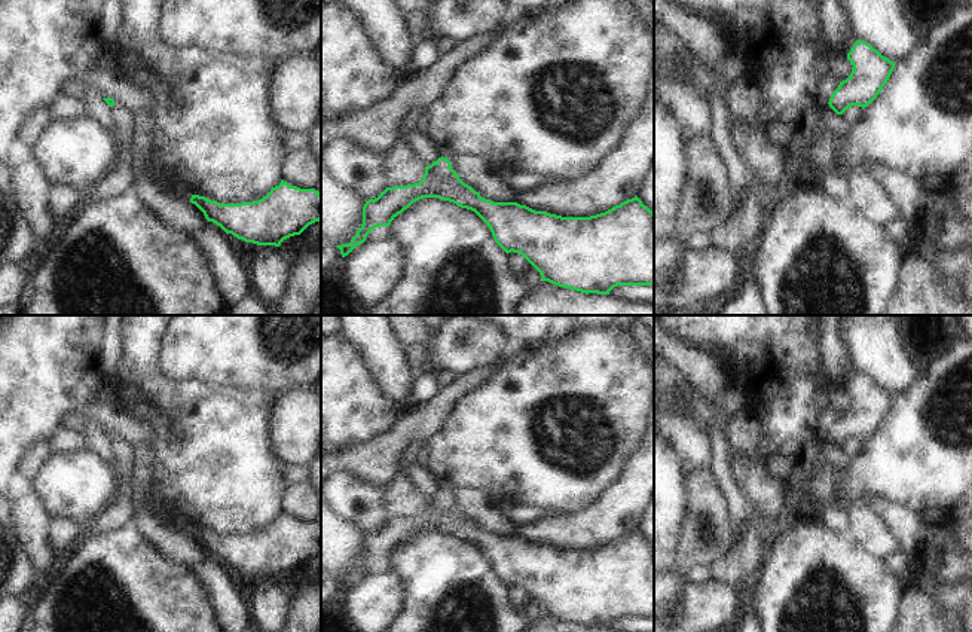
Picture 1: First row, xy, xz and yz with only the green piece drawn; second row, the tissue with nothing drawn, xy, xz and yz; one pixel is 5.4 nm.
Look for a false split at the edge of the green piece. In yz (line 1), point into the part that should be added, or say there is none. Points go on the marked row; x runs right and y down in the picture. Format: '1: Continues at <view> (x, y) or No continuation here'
1: No continuation here

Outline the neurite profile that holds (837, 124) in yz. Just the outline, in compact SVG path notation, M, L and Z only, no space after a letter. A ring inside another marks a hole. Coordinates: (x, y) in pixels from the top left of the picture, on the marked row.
M825 106L822 117L823 128L832 131L834 134L849 134L852 125L843 115L837 115L829 106Z

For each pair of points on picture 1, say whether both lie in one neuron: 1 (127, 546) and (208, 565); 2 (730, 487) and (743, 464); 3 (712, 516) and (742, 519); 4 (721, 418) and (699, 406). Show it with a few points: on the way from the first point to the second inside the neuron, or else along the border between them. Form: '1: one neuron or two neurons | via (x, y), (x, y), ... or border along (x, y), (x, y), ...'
1: two neurons | border along (190, 568), (208, 600)
2: two neurons | border along (733, 454), (733, 475), (755, 506)
3: two neurons | border along (717, 485), (727, 507), (731, 550)
4: one neuron | via (715, 414), (709, 414), (705, 409)

